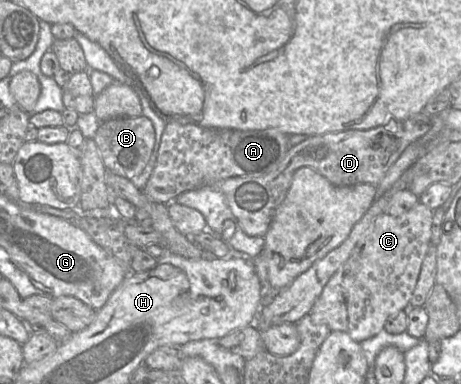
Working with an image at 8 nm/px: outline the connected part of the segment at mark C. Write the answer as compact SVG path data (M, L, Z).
M418 203L400 216L380 214L370 223L347 261L333 274L310 310L314 323L325 324L331 331L341 331L351 339L362 342L384 329L386 320L410 308L409 302L416 287L423 260L432 236L434 210Z

